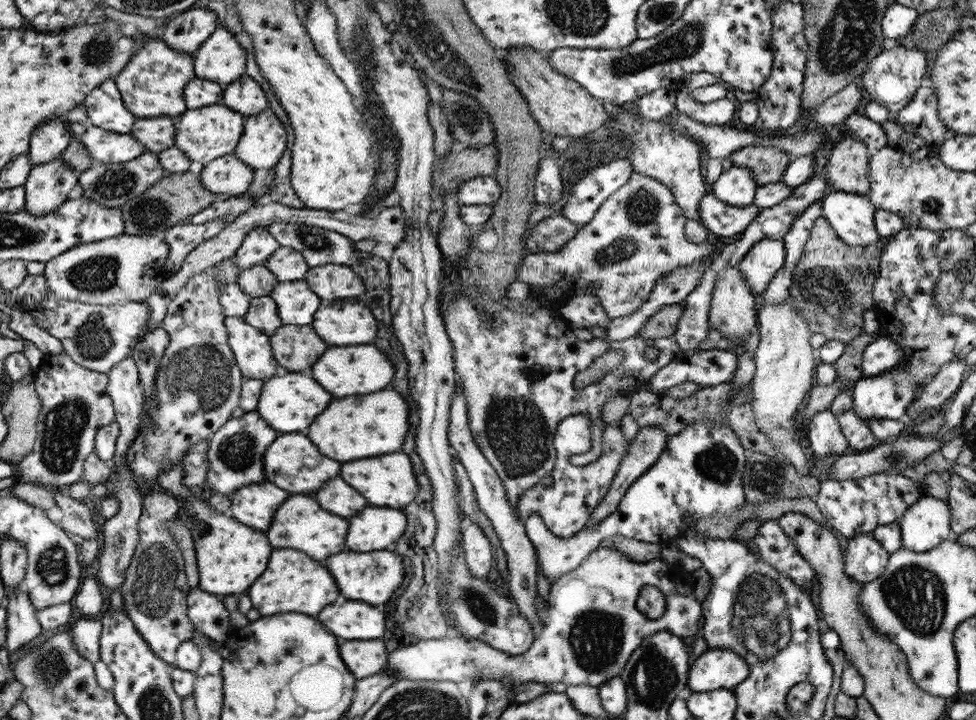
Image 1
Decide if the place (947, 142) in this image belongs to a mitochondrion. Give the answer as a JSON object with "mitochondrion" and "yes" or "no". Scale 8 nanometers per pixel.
{"mitochondrion":"no"}

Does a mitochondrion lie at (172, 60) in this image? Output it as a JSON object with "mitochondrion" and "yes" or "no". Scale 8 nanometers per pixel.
{"mitochondrion":"no"}

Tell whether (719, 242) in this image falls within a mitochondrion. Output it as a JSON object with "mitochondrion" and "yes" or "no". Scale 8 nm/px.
{"mitochondrion":"no"}

